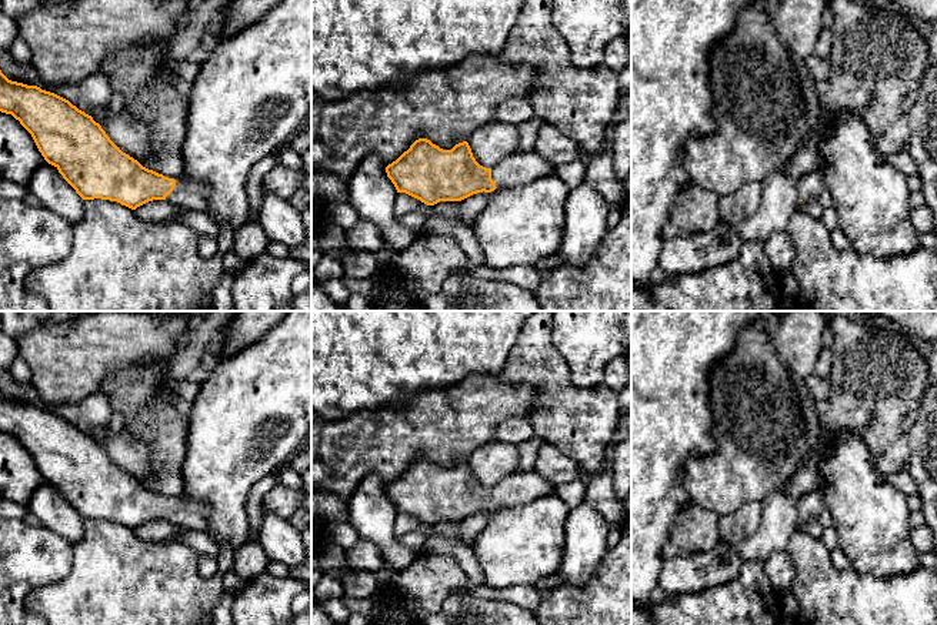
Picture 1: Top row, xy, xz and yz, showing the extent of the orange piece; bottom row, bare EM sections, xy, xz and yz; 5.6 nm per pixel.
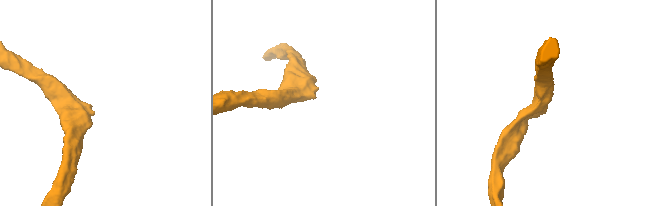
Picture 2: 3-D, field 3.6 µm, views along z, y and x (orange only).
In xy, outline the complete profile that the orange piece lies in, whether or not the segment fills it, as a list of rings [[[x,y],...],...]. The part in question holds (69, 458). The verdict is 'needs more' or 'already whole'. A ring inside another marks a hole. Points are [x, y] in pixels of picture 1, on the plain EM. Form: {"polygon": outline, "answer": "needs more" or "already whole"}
{"polygon": [[[0,390],[0,431],[11,434],[31,454],[44,479],[54,485],[83,519],[117,521],[131,529],[153,521],[166,519],[173,509],[201,514],[207,505],[184,498],[169,498],[143,487],[123,472],[91,435],[69,420],[37,405],[9,400]]], "answer": "needs more"}

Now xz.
{"polygon": [[[419,458],[386,487],[386,492],[397,512],[434,525],[491,512],[497,507],[527,504],[556,492],[556,485],[533,471],[514,472],[486,488],[476,481],[467,461],[443,469],[427,458]]], "answer": "needs more"}

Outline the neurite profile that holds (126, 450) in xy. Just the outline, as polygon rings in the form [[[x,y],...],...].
[[[103,425],[93,430],[91,437],[123,472],[146,488],[151,485],[150,449],[134,432],[124,427],[113,432],[109,425]]]

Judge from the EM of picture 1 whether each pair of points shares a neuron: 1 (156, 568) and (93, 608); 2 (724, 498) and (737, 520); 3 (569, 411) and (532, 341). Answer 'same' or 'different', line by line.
1: same
2: different
3: same

